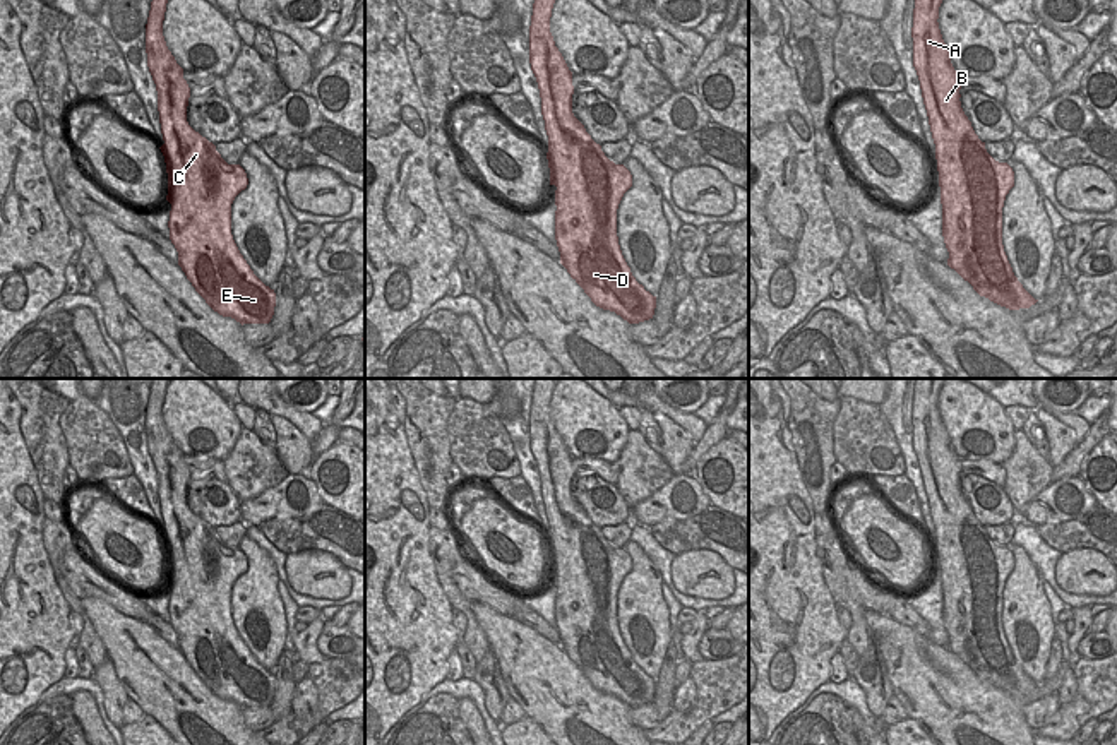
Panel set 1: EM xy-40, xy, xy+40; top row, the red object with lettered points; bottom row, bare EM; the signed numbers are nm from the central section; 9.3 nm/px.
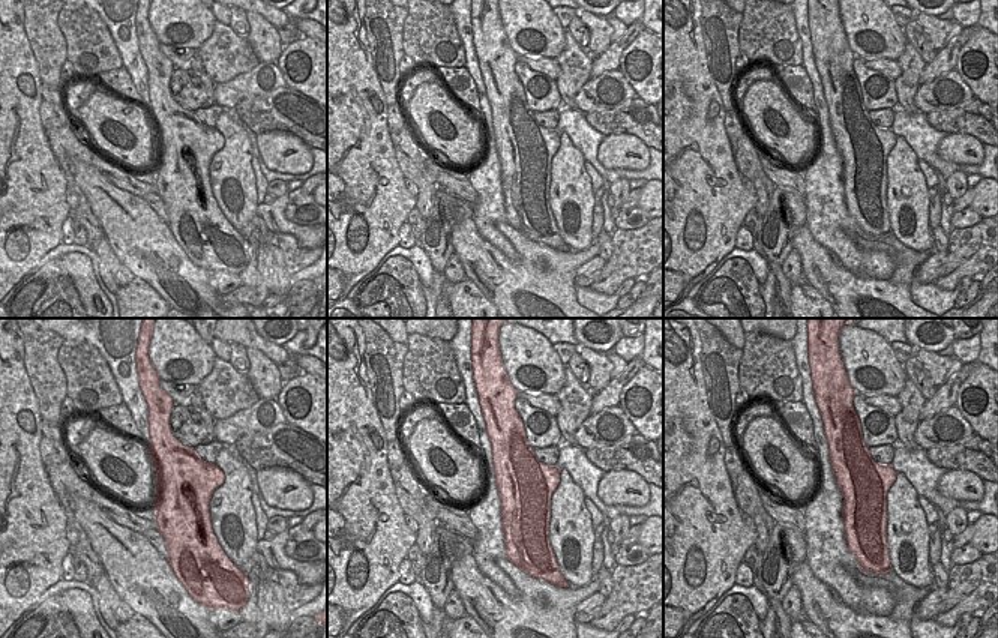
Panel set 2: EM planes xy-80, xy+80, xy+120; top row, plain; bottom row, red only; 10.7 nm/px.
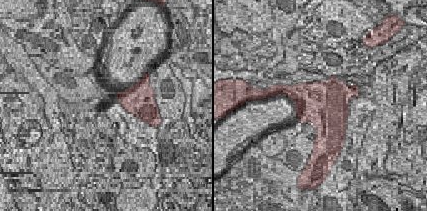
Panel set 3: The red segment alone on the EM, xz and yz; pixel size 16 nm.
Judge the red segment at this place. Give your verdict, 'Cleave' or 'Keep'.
Cleave

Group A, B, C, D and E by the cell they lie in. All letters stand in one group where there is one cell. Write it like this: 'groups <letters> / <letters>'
groups A B D E / C

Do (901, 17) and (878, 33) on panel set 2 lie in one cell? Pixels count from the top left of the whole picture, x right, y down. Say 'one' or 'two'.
two

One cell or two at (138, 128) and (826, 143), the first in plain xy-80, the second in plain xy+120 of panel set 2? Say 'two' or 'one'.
two

